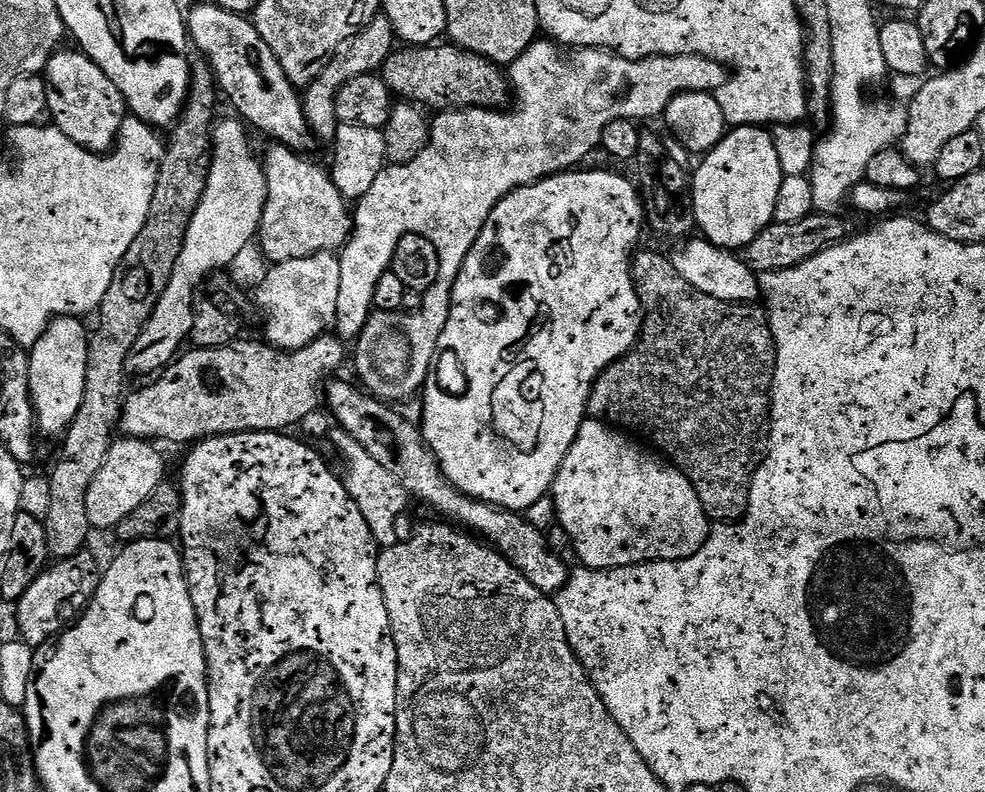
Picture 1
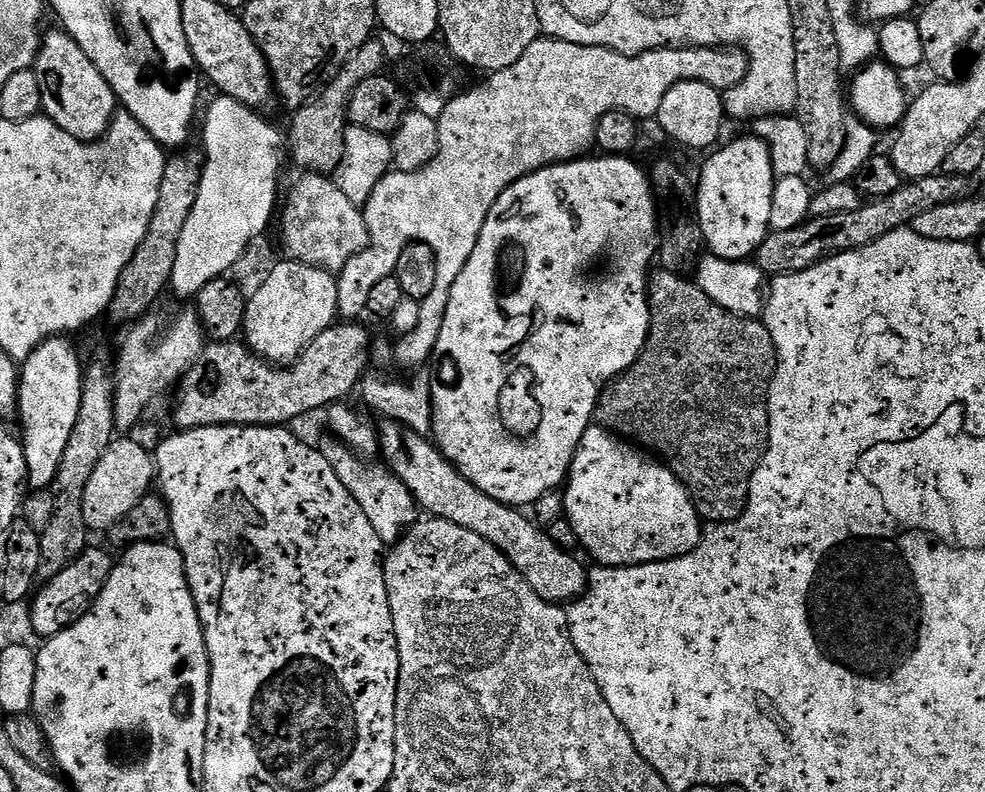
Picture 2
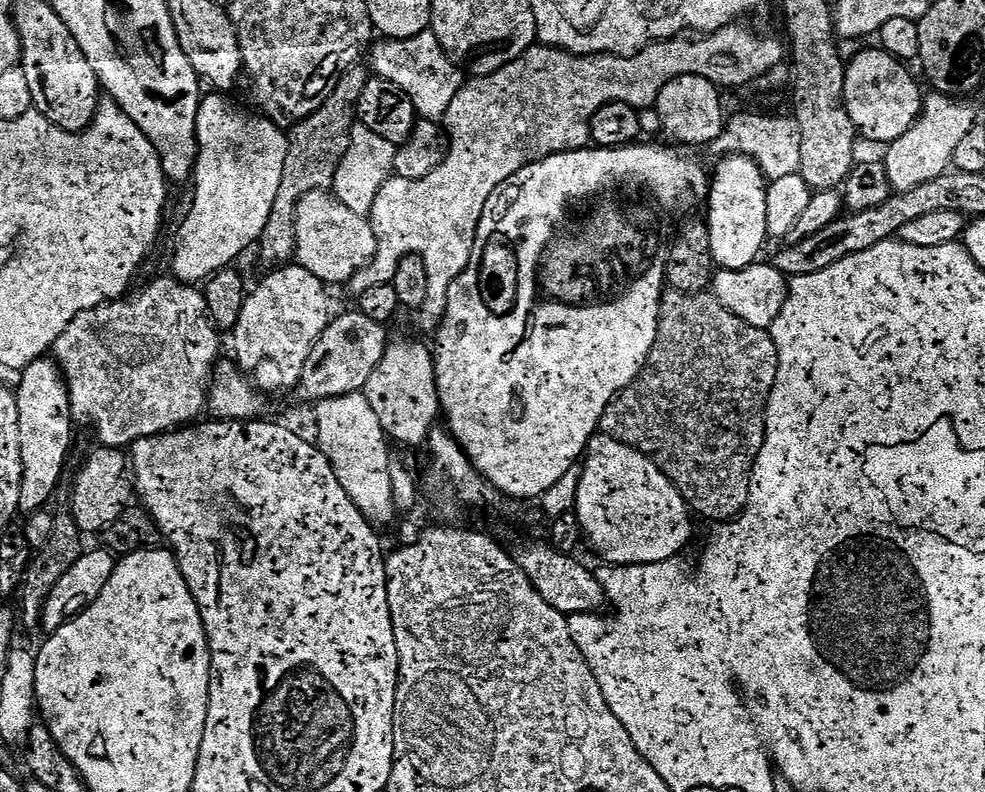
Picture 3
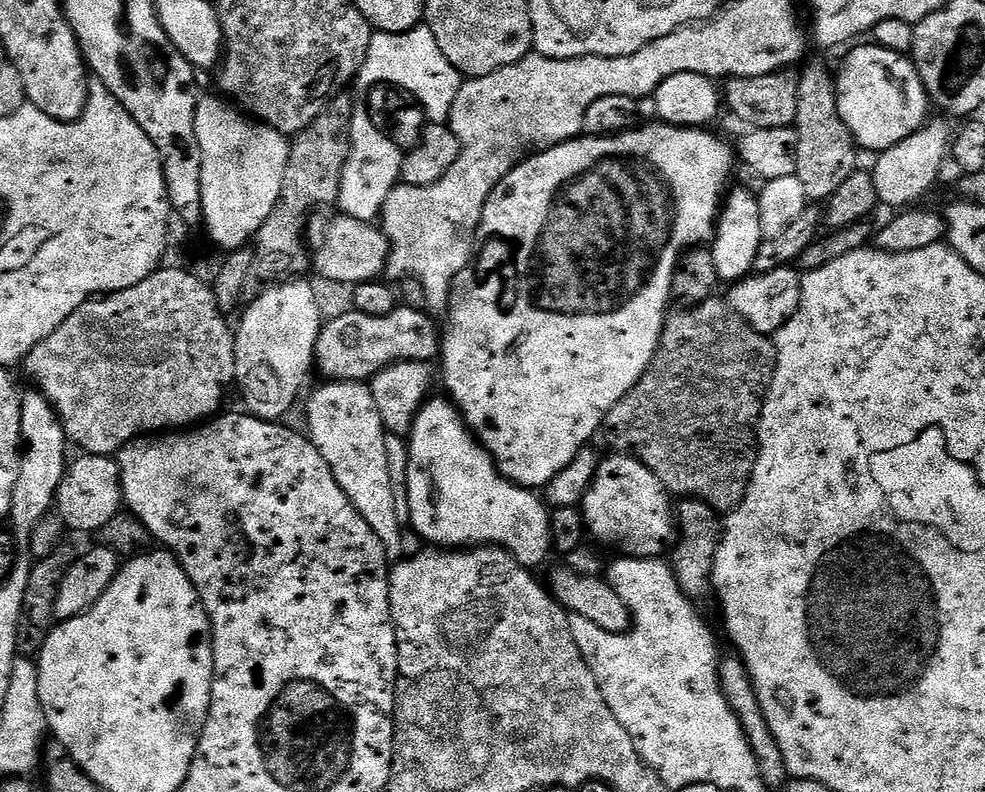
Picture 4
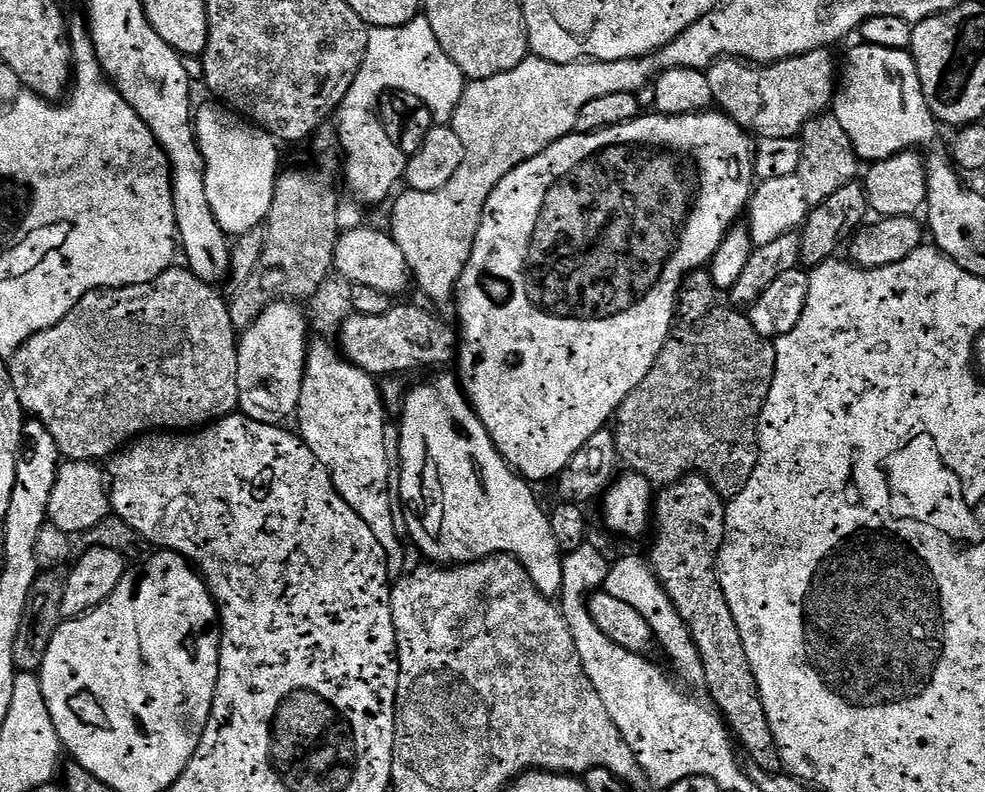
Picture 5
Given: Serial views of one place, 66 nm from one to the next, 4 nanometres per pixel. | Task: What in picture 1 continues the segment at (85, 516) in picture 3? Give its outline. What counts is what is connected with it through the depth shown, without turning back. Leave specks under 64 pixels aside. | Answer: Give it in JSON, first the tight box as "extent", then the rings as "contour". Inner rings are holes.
{"extent":[86,438,165,530],"contour":[[[120,438],[112,443],[106,454],[106,462],[102,462],[102,470],[98,470],[94,482],[90,482],[90,490],[86,490],[86,518],[90,518],[93,529],[115,530],[126,514],[131,514],[140,503],[150,498],[150,494],[154,494],[154,490],[158,490],[160,484],[165,483],[164,456],[156,447],[155,443],[131,438]]]}

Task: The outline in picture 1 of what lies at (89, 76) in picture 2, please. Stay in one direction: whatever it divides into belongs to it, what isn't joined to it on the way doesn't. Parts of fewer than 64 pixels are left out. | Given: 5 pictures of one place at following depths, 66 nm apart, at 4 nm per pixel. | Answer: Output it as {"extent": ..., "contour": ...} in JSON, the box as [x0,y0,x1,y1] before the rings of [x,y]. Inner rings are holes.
{"extent":[42,50,129,154],"contour":[[[79,50],[64,51],[56,51],[42,73],[46,82],[47,115],[50,120],[52,116],[51,123],[59,132],[78,142],[87,152],[107,154],[120,137],[124,117],[129,115],[128,103],[122,98],[122,90],[102,74],[90,57]]]}

